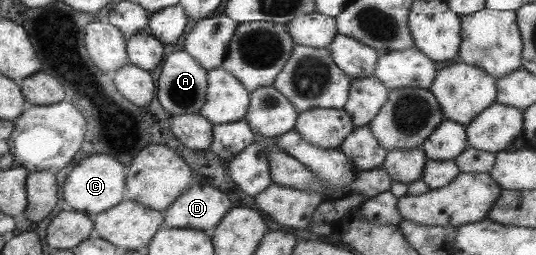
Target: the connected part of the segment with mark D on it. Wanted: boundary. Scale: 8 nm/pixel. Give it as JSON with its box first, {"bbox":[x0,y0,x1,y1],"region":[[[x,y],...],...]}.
{"bbox":[163,185,231,232],"region":[[[191,185],[163,210],[163,229],[210,232],[231,208],[229,198],[209,185]]]}

